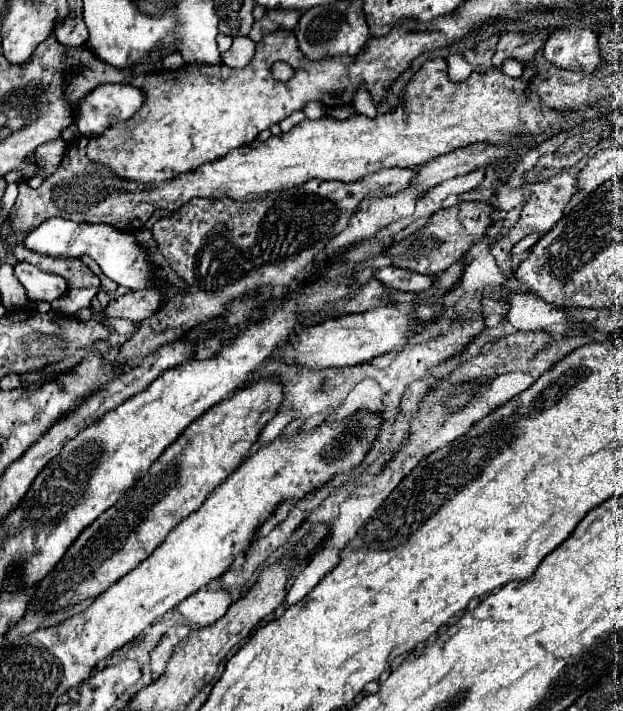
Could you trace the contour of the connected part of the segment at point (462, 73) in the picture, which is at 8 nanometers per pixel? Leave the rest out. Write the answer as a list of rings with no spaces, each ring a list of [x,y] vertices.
[[[450,56],[446,62],[450,82],[464,82],[472,74],[472,66],[464,60],[464,56]]]

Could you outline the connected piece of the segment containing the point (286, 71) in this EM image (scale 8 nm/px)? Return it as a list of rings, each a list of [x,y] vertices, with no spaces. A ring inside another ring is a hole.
[[[276,62],[276,64],[272,66],[272,74],[274,74],[276,80],[286,82],[286,80],[292,78],[292,68],[290,68],[286,62]]]

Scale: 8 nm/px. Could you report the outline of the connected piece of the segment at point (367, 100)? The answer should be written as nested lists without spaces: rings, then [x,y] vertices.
[[[360,90],[356,96],[354,96],[354,108],[358,114],[364,114],[368,118],[374,118],[376,116],[376,106],[372,104],[372,98],[368,92]]]

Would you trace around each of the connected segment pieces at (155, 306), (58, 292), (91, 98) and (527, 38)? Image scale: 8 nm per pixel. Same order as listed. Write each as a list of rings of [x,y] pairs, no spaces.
[[[146,288],[138,292],[128,292],[118,300],[112,300],[106,308],[106,316],[142,322],[152,314],[156,314],[162,308],[162,304],[164,304],[164,290]]]
[[[18,262],[14,266],[14,274],[22,282],[22,286],[26,288],[28,298],[34,302],[40,302],[40,300],[52,302],[52,300],[64,296],[68,290],[66,280],[62,276],[42,272],[40,268],[36,268],[28,262]]]
[[[104,84],[80,100],[74,124],[80,134],[92,138],[116,122],[128,120],[142,102],[142,92],[130,84]]]
[[[534,32],[534,34],[504,34],[498,40],[496,52],[492,56],[492,68],[502,68],[502,62],[506,58],[518,60],[524,68],[534,62],[536,52],[542,48],[542,42],[548,40],[546,32]]]

